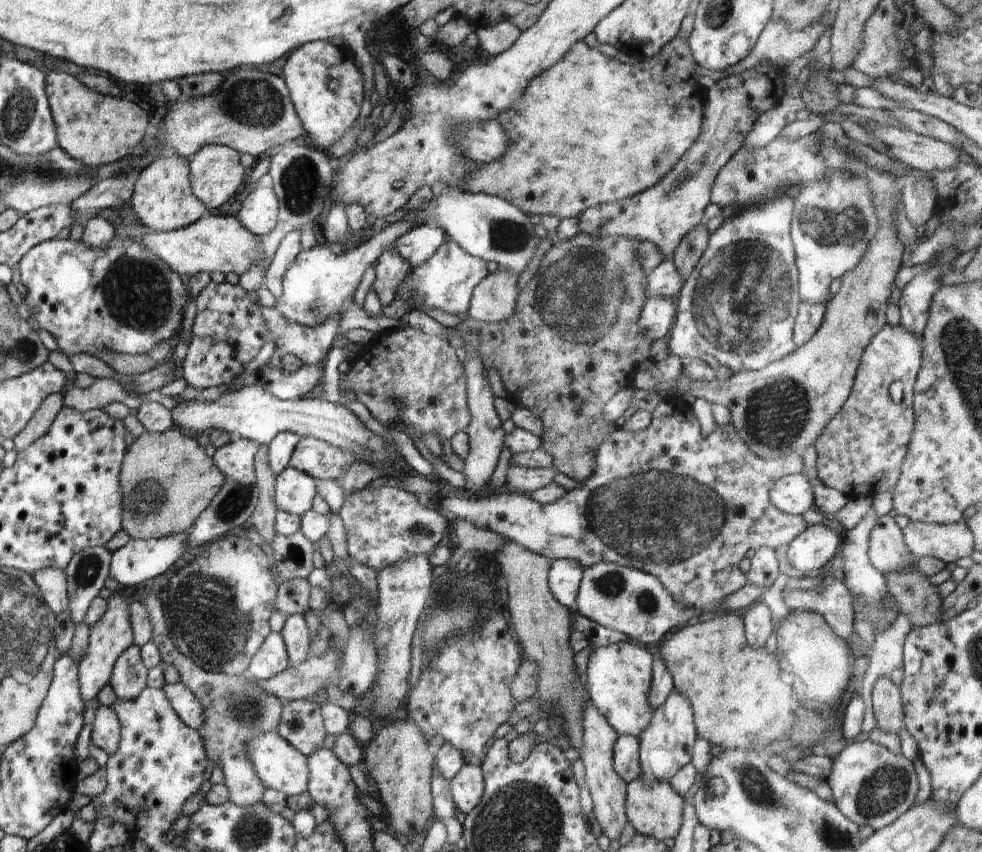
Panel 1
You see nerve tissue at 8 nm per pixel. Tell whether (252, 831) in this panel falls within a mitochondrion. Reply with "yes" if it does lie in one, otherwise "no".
yes

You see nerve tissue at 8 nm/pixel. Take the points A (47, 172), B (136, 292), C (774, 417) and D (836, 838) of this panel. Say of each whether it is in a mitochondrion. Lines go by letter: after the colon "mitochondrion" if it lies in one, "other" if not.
A: mitochondrion
B: mitochondrion
C: mitochondrion
D: mitochondrion

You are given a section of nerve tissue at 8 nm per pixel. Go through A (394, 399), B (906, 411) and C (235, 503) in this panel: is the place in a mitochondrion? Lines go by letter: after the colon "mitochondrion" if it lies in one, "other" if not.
A: mitochondrion
B: other
C: mitochondrion

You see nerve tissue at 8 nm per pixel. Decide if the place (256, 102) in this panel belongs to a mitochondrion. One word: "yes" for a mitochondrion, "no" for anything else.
yes

